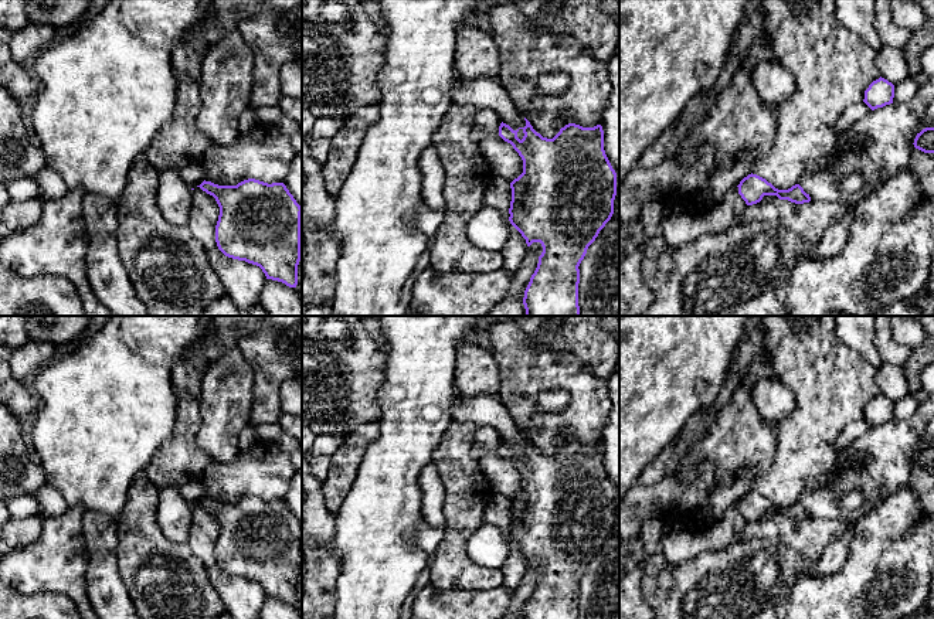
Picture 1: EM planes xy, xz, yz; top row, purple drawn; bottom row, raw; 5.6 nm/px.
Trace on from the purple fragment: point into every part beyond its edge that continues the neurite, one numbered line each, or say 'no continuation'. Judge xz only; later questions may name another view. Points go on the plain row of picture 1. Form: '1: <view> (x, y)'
no continuation

